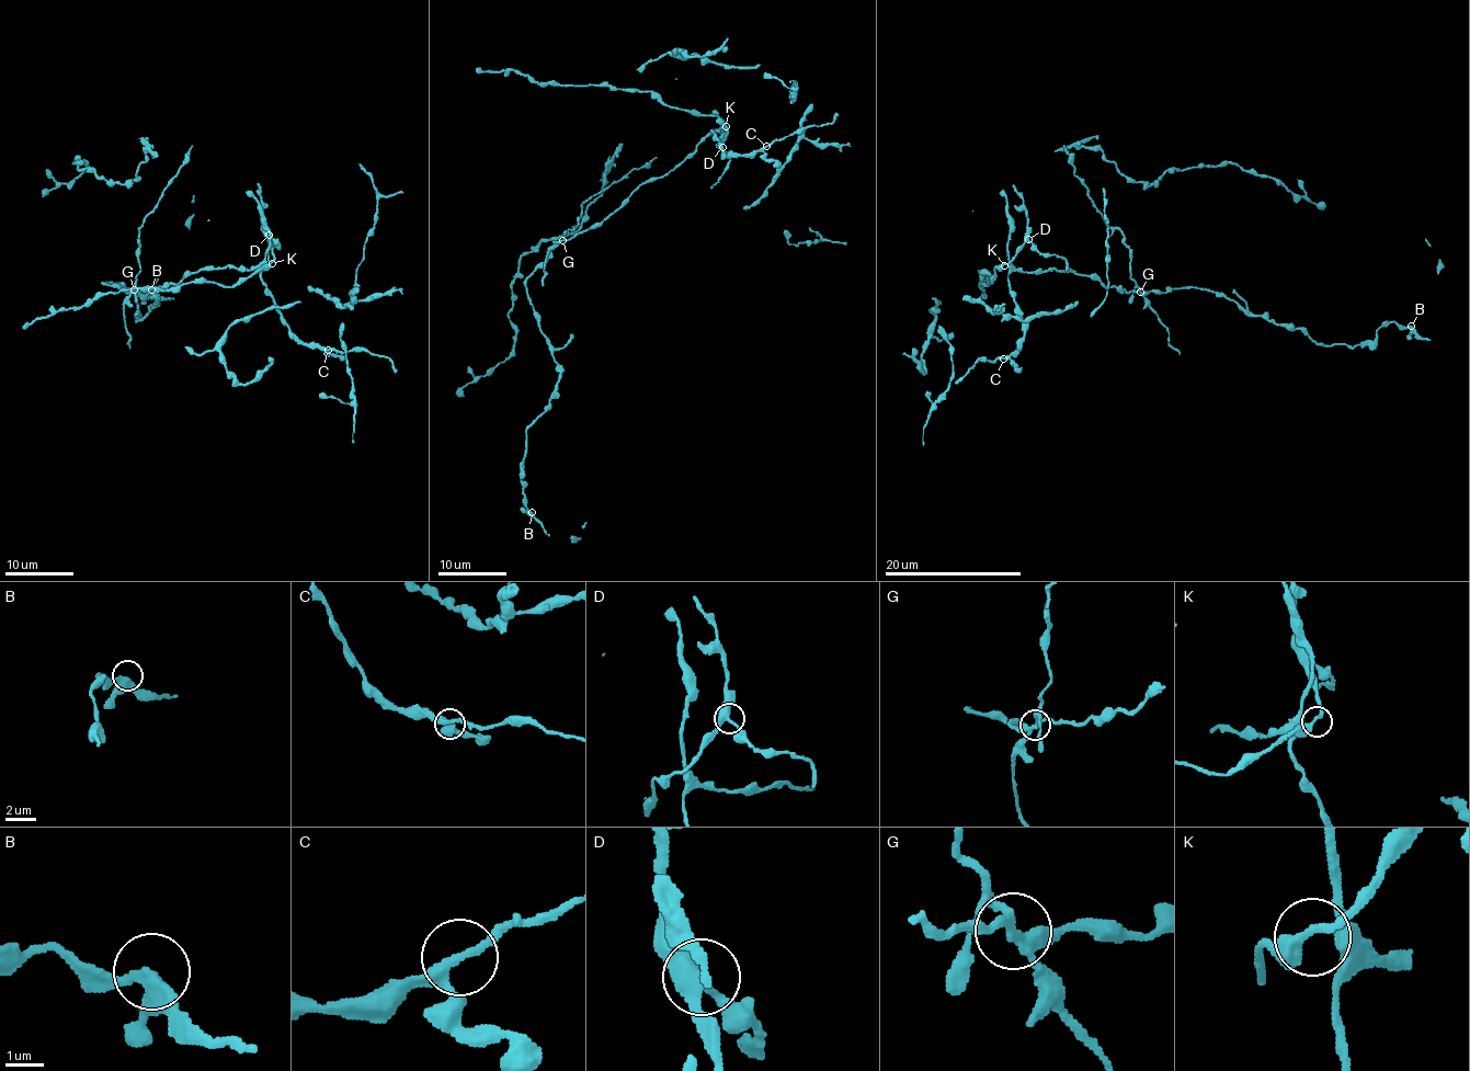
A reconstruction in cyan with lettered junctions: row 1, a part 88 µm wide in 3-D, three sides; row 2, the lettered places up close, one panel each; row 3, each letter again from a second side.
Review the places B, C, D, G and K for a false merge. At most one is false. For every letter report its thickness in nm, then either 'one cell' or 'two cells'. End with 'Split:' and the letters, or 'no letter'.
B: 360 nm | one cell
C: 240 nm | one cell
D: 380 nm | one cell
G: 240 nm | two cells
K: 240 nm | one cell
Split: G

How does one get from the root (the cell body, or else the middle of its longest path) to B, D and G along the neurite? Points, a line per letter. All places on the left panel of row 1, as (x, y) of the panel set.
B: (177, 283), (130, 291), (103, 284), (120, 283), (156, 299), (137, 320), (137, 293), (151, 289)
D: (177, 283), (201, 269), (228, 265), (249, 271), (265, 261), (272, 261), (269, 235)
G: (177, 283), (155, 289), (134, 289)

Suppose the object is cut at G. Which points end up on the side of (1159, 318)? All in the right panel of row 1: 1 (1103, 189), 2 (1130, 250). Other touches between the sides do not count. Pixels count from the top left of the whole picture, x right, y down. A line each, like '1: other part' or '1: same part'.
1: other part
2: same part

